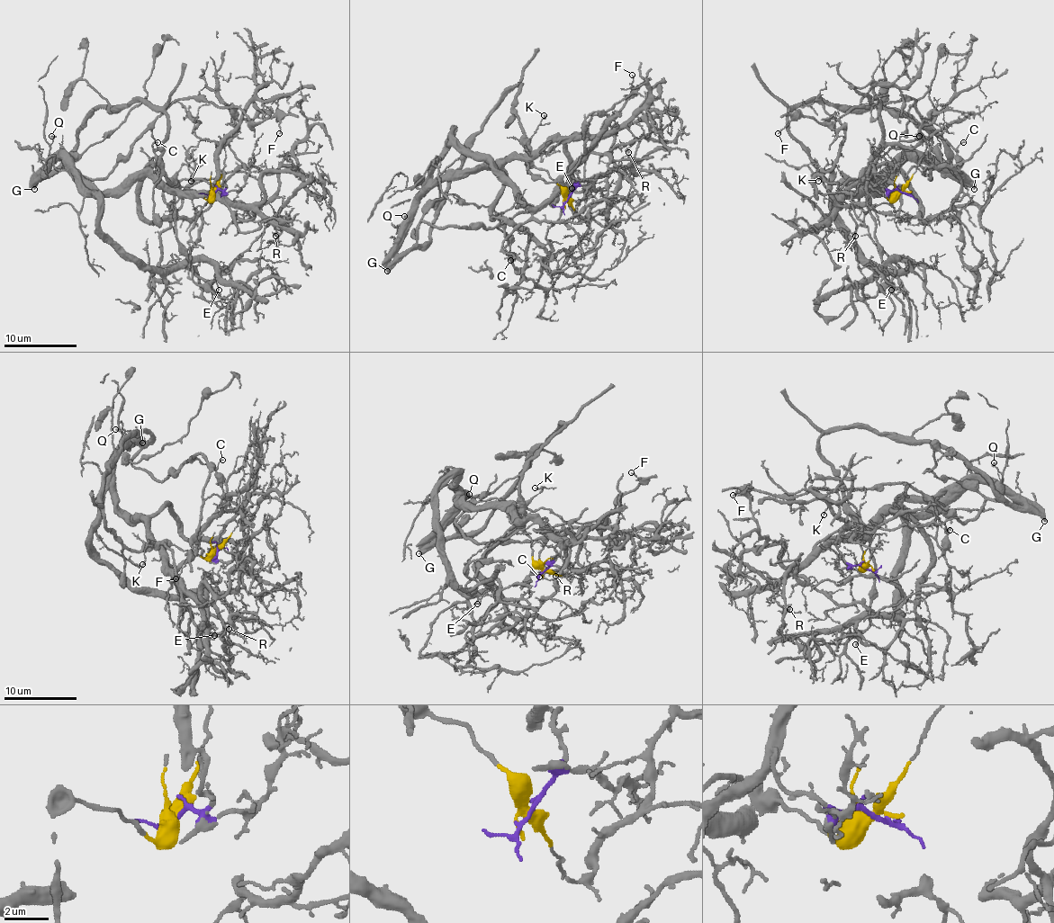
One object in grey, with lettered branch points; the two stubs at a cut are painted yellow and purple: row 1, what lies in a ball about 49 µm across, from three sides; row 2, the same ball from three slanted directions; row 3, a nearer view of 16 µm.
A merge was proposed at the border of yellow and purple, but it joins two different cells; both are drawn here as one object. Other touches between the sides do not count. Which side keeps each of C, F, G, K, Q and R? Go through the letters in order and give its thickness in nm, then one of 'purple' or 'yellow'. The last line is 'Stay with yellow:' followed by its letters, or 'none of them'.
C: 110 nm thick; yellow
F: 100 nm thick; yellow
G: 380 nm thick; yellow
K: 120 nm thick; yellow
Q: 150 nm thick; purple
R: 170 nm thick; purple
Stay with yellow: C, F, G, K

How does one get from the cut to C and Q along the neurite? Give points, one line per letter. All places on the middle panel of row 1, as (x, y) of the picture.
C: (566, 201), (534, 164), (519, 85), (473, 138), (427, 241), (417, 228), (500, 226), (509, 261)
Q: (566, 201), (578, 173), (569, 151), (550, 142), (499, 164), (449, 173), (401, 226), (403, 215)

